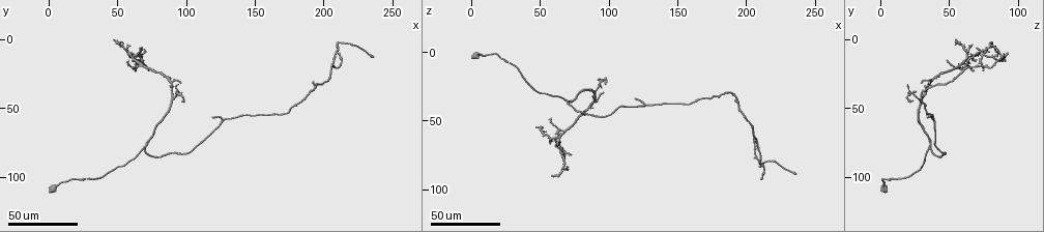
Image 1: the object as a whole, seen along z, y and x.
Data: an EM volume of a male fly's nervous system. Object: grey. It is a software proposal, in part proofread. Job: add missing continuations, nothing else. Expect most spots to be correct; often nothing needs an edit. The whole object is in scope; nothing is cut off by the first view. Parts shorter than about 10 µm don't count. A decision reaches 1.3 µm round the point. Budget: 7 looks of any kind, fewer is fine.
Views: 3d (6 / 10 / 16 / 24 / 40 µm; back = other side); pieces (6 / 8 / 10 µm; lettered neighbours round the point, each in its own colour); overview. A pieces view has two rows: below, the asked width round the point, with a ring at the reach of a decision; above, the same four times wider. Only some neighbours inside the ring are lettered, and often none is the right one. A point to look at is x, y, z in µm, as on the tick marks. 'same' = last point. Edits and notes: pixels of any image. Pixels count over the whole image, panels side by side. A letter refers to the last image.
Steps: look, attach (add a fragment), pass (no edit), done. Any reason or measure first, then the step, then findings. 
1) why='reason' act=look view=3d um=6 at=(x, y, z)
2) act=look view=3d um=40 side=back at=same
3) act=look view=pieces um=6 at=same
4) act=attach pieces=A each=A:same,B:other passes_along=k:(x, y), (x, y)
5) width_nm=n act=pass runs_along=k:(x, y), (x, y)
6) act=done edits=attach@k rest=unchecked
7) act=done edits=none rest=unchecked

act=look view=3d um=24 at=(98, 44, 22)

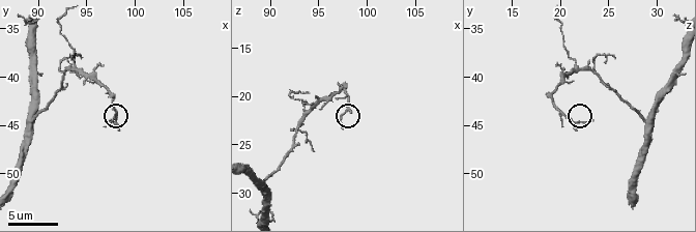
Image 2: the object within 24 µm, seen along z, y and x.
act=look view=pieces um=10 at=(97.6, 44.6, 23.0)

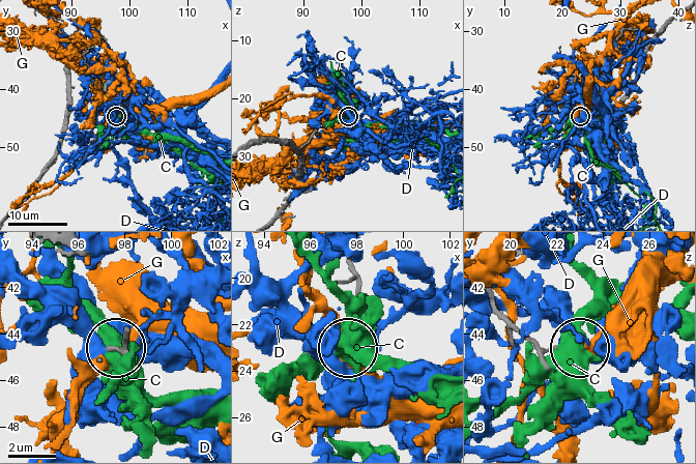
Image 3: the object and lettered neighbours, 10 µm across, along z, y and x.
act=pass each=C:other,D:other,G:other found='none of them fits'

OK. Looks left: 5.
why='branch stops here' act=look view=3d um=40 at=(118, 58, 34)

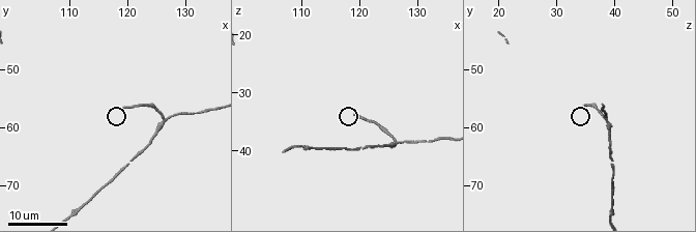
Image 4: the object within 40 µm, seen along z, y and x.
act=look view=pieces um=8 at=(119.5, 56.5, 34.0)

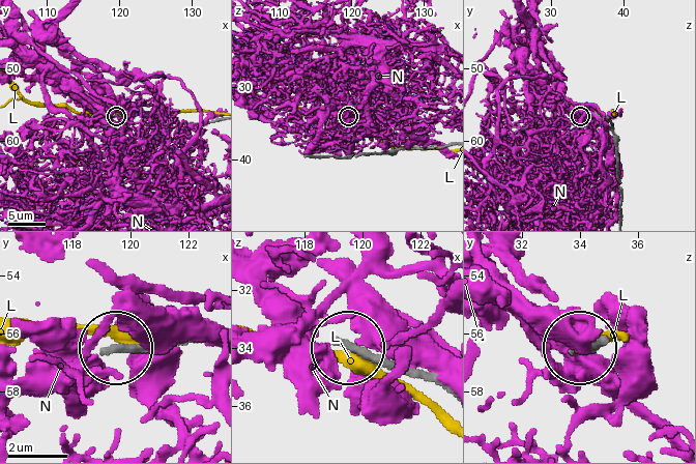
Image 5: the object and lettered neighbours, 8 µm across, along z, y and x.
width_nm=230 act=pass each=L:other,N:other runs_along=5:(442, 387), (348, 348) found='none of them fits'

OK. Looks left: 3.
why='tapers out' act=look view=pieces um=10 at=(96.6, 38.6, 19.8)

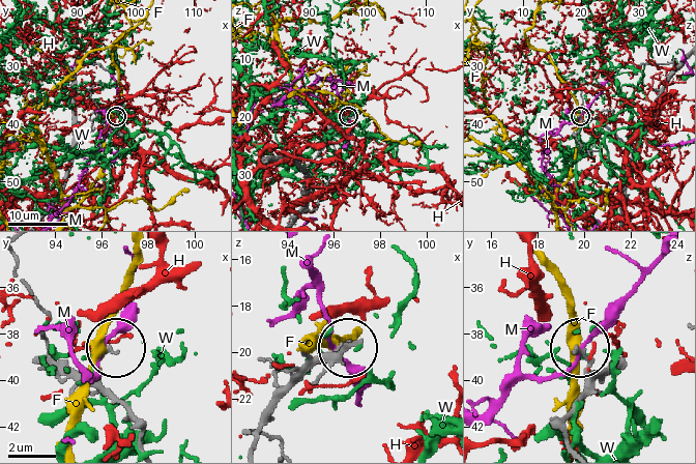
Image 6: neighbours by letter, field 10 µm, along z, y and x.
act=pass each=F:other,H:other,M:other,W:other found='none of them fits'

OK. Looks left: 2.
why='thin end' act=look view=3d um=24 at=(96, 32, 30)

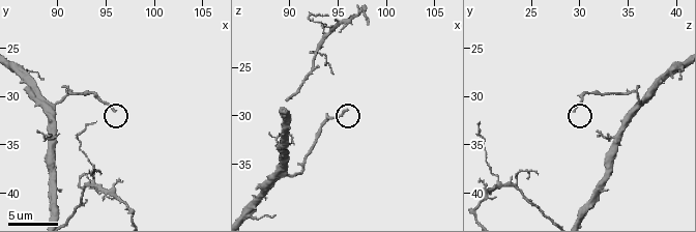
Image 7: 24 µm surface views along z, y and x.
act=look view=pieces um=10 at=(95.8, 31.4, 29.4)

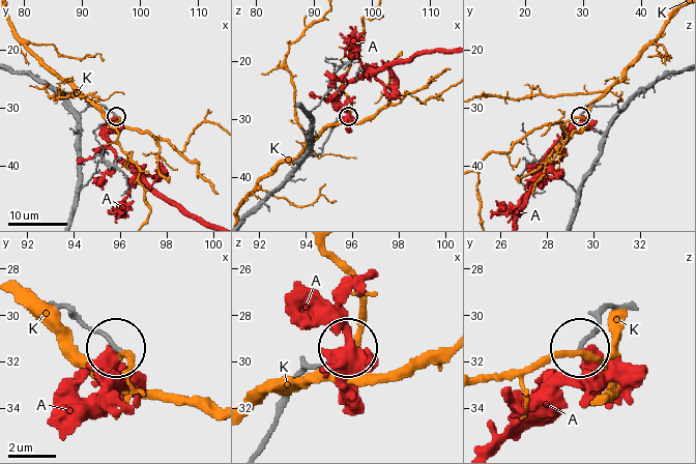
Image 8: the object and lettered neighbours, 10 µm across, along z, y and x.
act=pass each=A:other,K:other found='none of them fits'

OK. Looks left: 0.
act=done edits=none rest=unchecked

